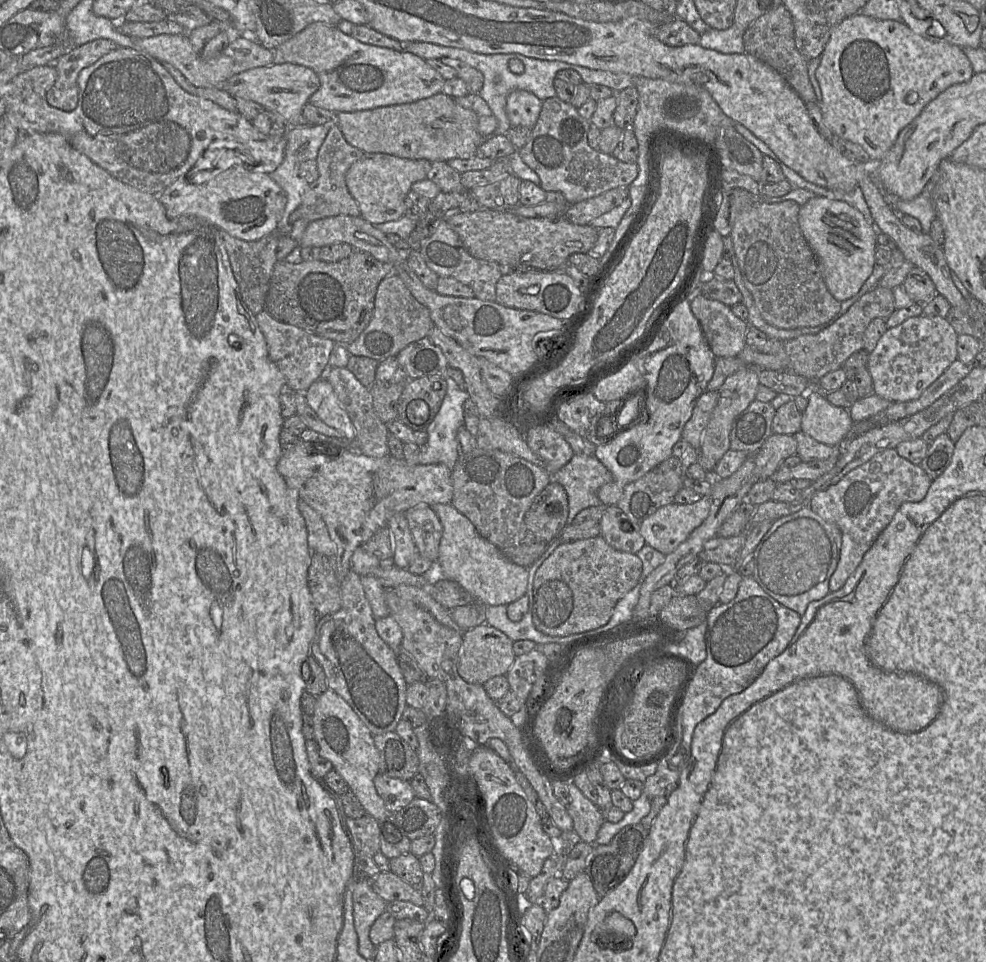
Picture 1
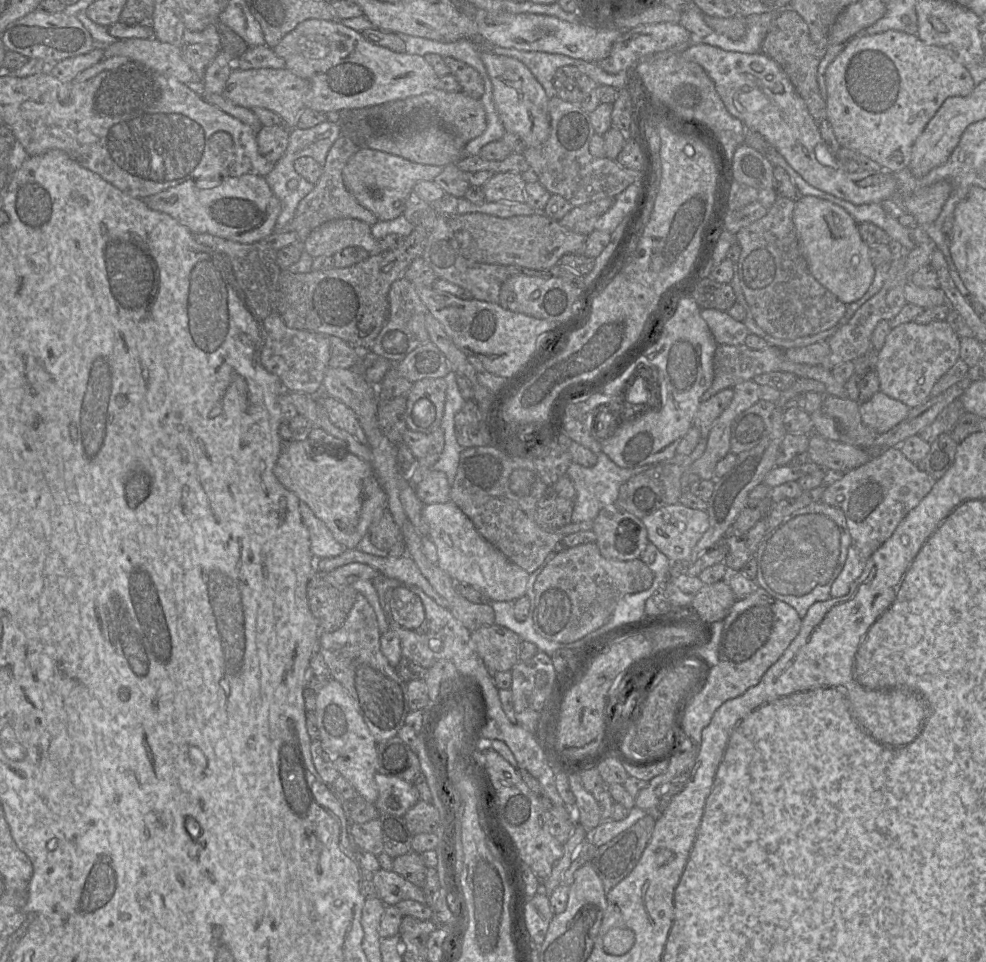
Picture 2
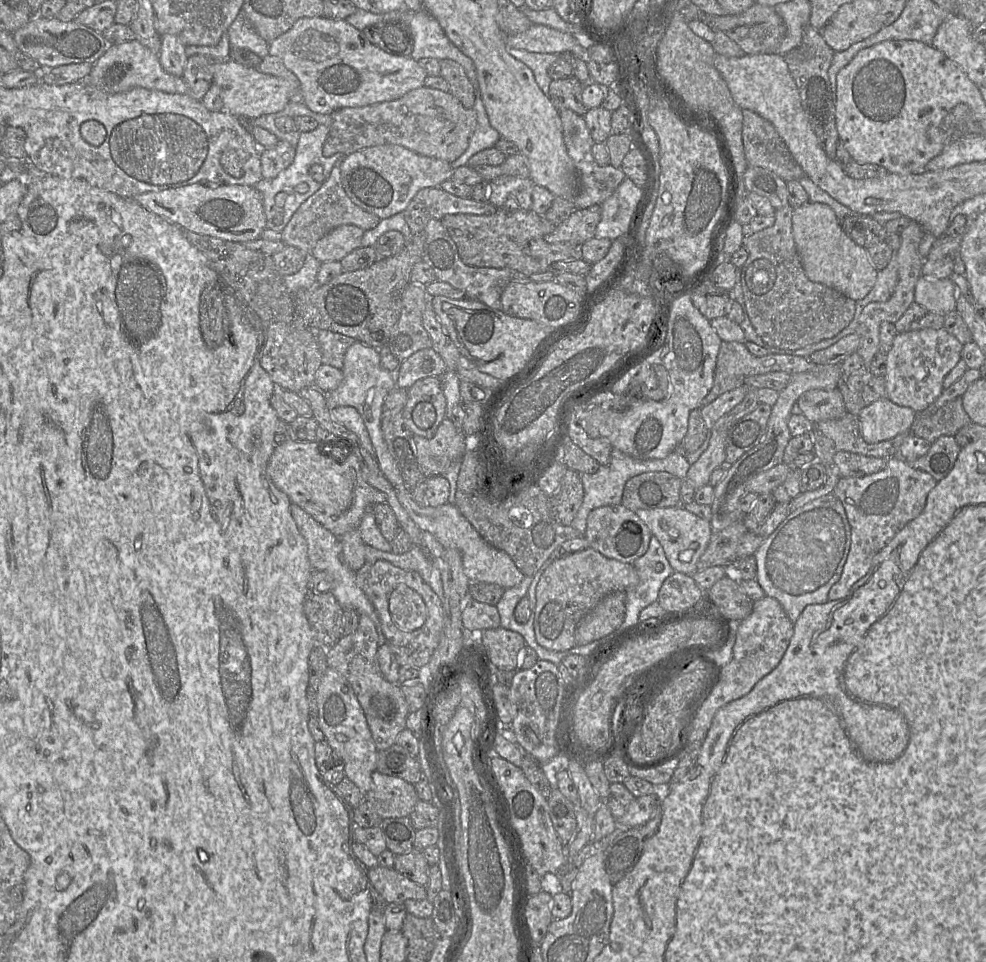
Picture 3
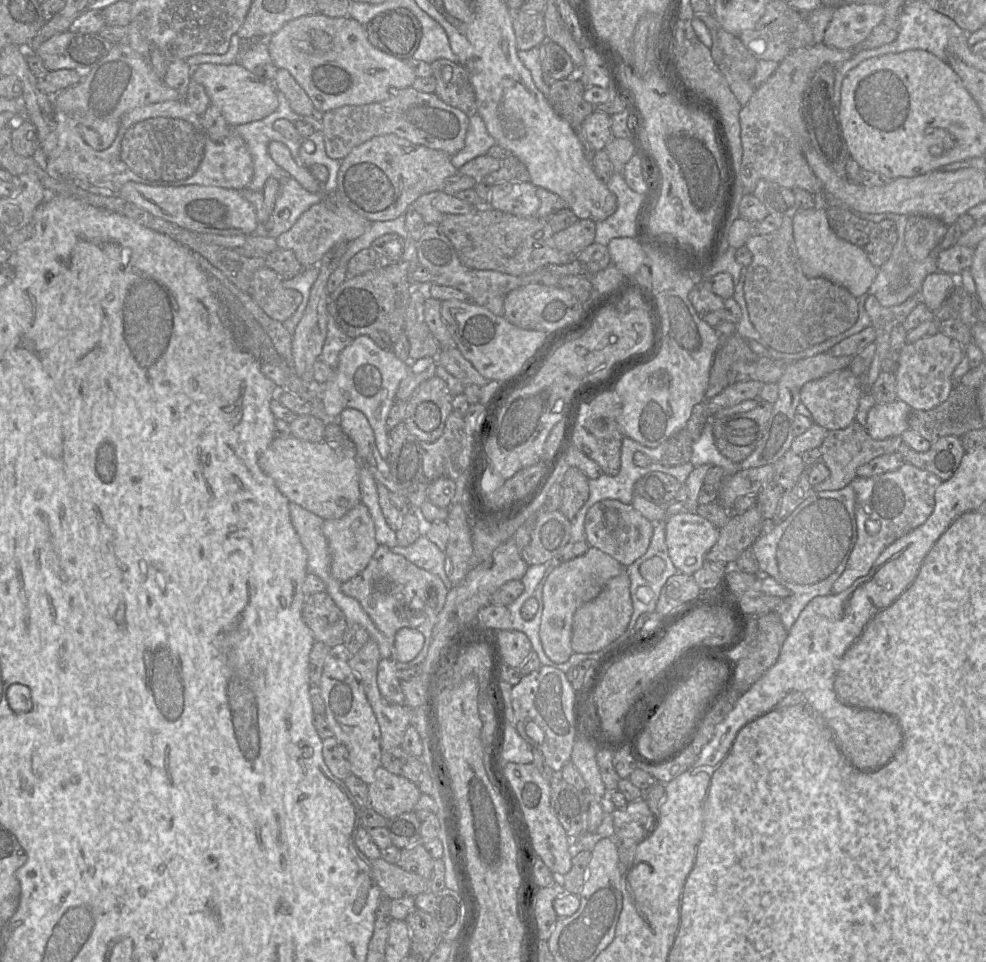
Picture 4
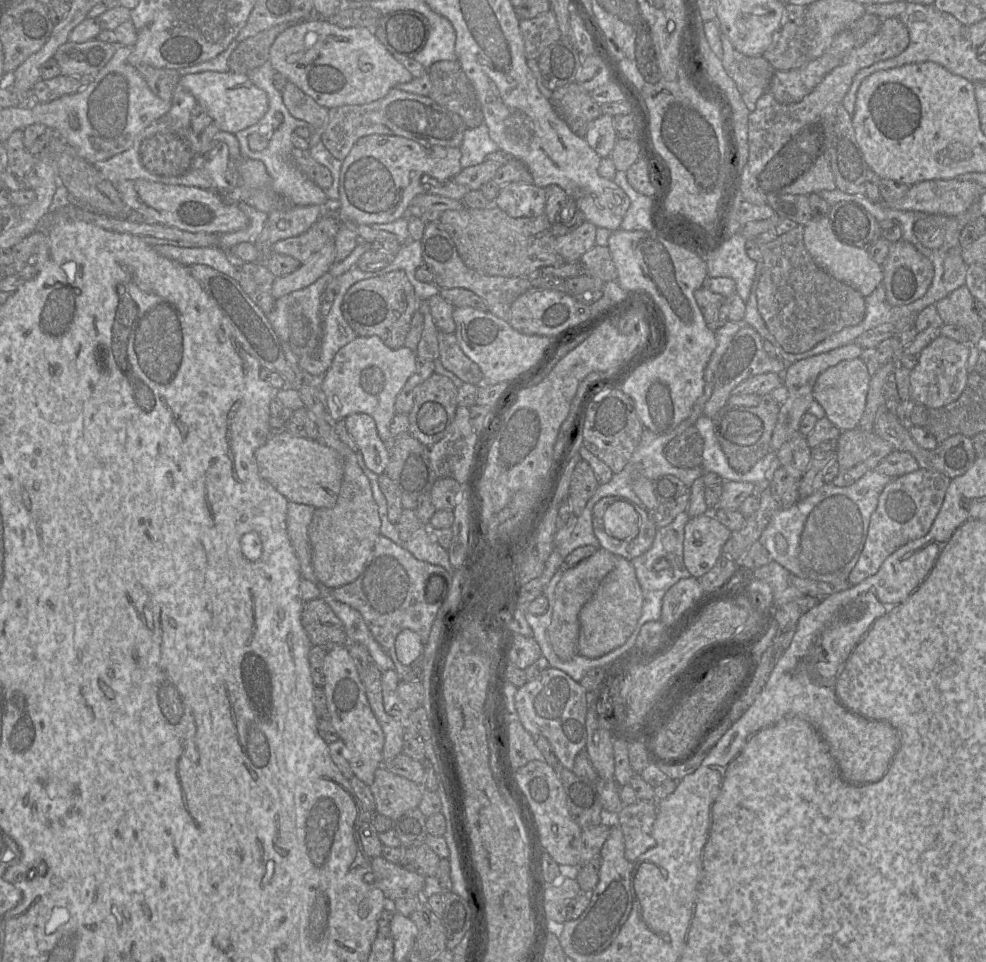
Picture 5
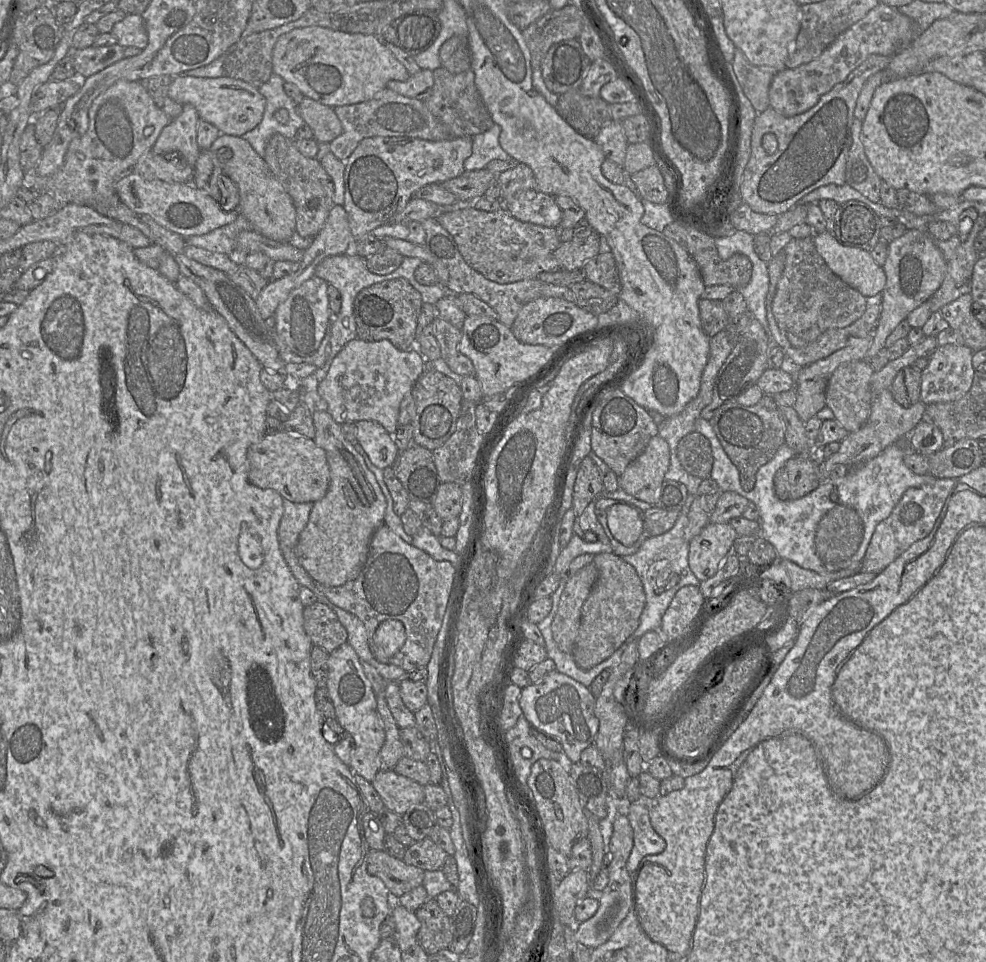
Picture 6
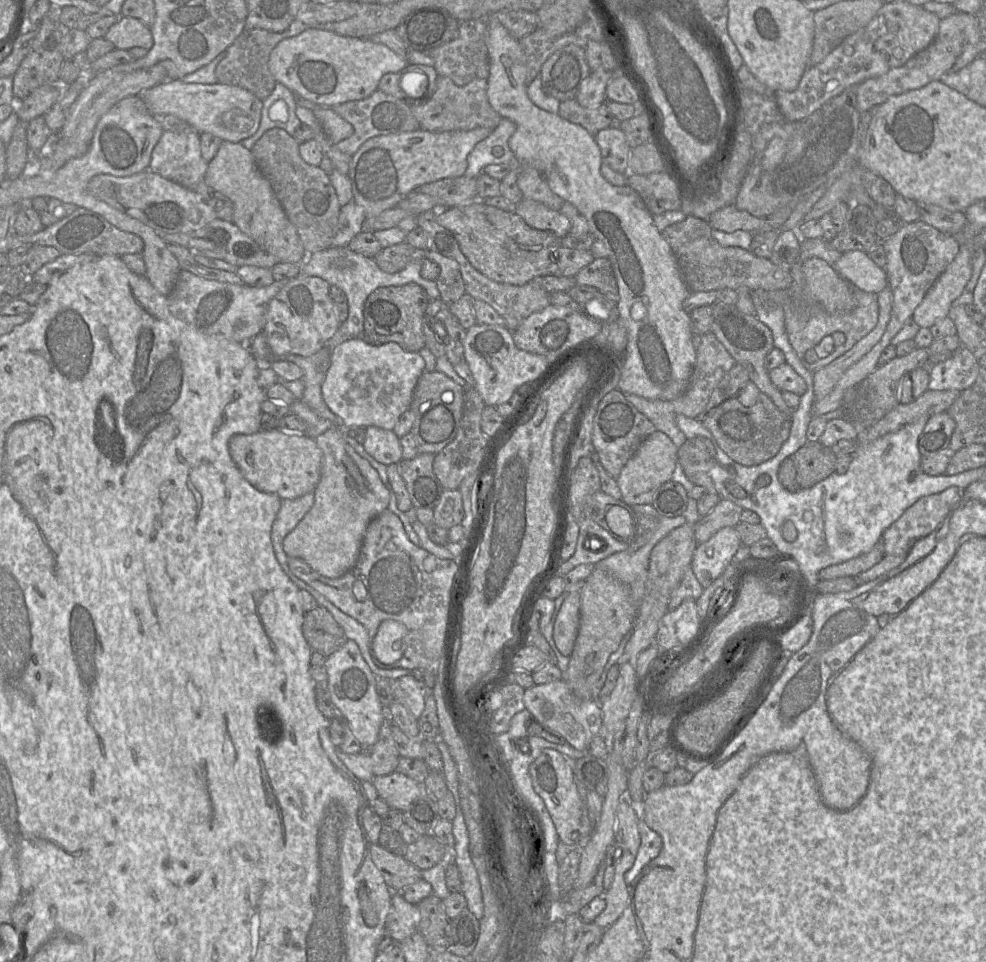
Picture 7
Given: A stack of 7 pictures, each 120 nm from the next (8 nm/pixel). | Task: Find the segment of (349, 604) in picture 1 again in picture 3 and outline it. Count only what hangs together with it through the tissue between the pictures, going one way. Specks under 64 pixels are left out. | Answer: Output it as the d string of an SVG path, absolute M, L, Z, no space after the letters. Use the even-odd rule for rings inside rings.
M360 615L355 632L343 635L332 647L326 649L327 665L345 677L351 685L364 712L376 749L384 750L395 744L400 732L406 728L406 718L410 712L401 690L401 684L388 682L380 672L377 662L378 634L373 621L366 615Z

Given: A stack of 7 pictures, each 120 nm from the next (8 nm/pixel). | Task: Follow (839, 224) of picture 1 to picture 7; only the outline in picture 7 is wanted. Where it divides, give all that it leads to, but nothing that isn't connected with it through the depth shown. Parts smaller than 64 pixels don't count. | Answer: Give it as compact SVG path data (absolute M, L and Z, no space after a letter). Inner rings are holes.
M852 250L842 253L834 269L852 286L878 294L888 286L888 276L868 253Z

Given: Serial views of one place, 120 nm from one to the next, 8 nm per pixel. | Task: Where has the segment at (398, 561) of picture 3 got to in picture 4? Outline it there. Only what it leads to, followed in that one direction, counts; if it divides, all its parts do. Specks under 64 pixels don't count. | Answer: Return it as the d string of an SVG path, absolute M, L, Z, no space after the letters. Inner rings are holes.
M420 535L409 546L394 546L390 550L395 554L403 556L415 566L437 575L448 590L452 588L452 583L444 570L445 553L425 535Z

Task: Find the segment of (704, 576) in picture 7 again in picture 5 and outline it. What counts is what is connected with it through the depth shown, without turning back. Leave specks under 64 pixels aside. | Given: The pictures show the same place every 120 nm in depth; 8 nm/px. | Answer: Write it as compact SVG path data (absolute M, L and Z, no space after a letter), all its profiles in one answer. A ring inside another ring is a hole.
M709 512L689 519L684 529L683 559L691 576L699 579L713 568L731 533Z

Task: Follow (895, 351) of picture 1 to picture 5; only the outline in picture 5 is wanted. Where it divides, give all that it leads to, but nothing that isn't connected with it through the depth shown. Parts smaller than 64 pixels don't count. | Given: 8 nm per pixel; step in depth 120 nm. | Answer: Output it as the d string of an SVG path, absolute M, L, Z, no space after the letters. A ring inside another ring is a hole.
M939 336L919 353L917 365L910 370L911 400L930 408L956 401L966 387L970 345Z

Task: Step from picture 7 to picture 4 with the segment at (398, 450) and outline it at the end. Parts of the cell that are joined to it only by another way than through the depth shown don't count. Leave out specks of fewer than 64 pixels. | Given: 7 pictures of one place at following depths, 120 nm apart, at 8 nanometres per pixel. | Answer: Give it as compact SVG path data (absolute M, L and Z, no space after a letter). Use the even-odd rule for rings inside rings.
M346 408L339 415L339 423L355 443L362 465L372 473L377 483L384 484L392 492L400 491L387 460L381 457L376 446L374 431L367 417L360 410Z

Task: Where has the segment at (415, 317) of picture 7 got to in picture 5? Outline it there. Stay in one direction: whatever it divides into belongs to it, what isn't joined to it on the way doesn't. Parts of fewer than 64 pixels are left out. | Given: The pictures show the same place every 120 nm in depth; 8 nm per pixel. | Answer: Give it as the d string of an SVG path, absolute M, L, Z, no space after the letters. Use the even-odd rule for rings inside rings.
M395 270L356 282L346 292L341 311L358 337L378 336L383 343L398 349L404 346L419 299L403 270Z

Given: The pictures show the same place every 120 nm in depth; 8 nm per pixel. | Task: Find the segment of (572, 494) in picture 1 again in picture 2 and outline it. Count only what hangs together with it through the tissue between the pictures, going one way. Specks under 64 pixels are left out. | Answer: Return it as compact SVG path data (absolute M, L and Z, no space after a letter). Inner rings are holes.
M602 451L596 455L597 462L594 466L584 467L577 463L571 463L566 471L566 475L572 480L576 491L575 504L571 515L572 523L593 521L603 508L616 503L620 487L623 483L631 477L656 465L646 464L635 468L622 468L615 464Z

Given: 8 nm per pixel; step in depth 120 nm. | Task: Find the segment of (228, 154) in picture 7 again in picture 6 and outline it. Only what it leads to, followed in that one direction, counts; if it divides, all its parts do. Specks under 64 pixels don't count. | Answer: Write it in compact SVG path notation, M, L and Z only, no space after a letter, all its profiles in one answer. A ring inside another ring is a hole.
M220 134L209 150L216 155L222 147L232 151L232 157L223 163L222 173L237 185L240 213L250 223L252 231L277 242L288 242L293 233L297 232L296 210L290 195L273 176L264 159L241 136Z

